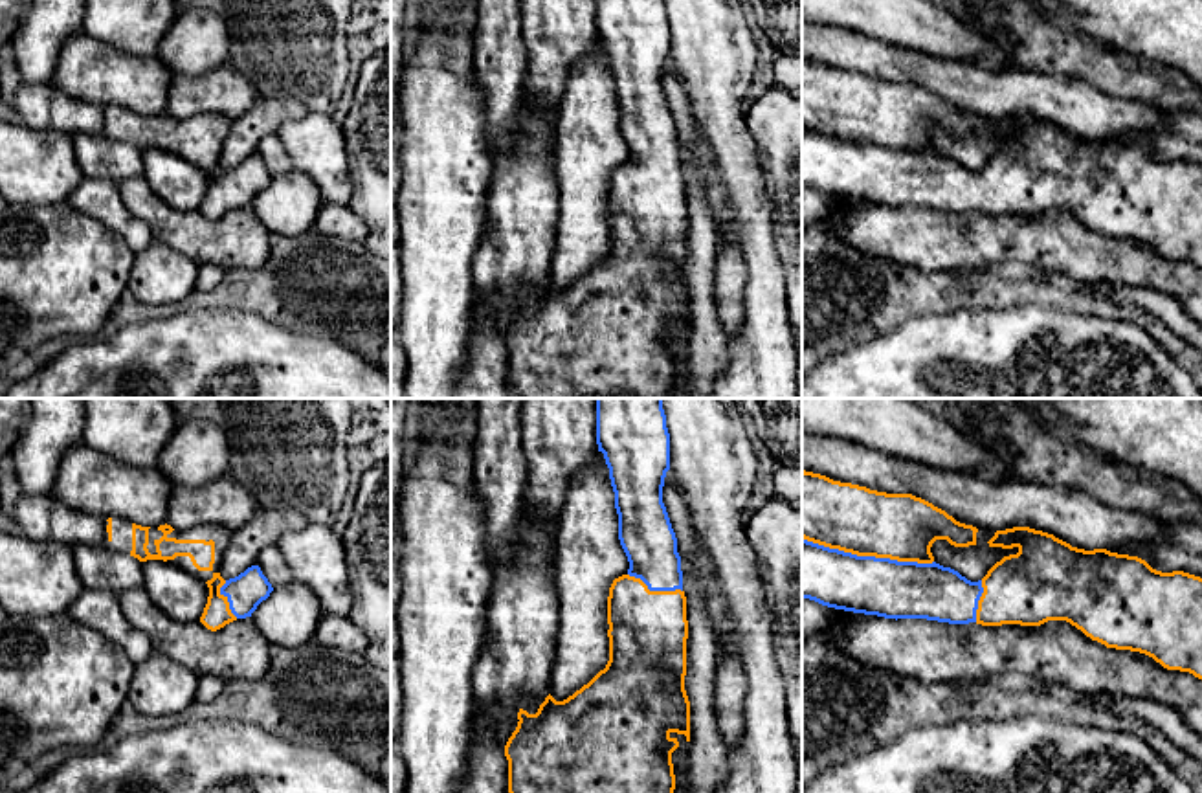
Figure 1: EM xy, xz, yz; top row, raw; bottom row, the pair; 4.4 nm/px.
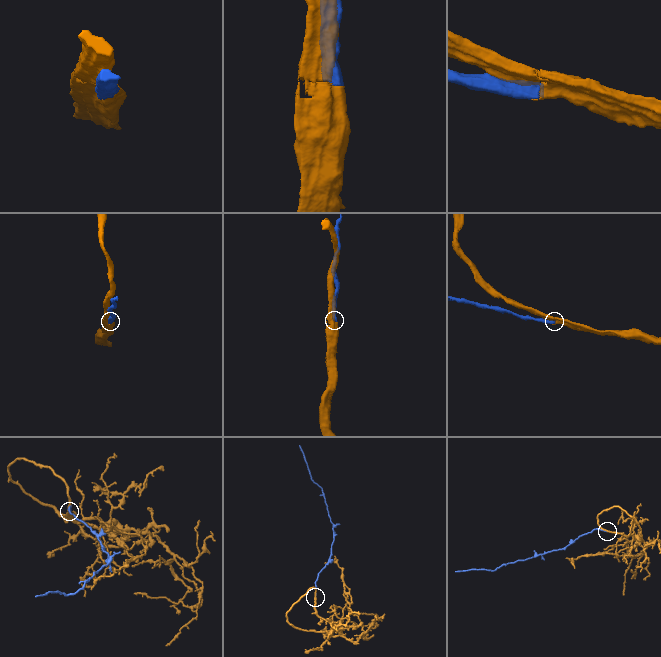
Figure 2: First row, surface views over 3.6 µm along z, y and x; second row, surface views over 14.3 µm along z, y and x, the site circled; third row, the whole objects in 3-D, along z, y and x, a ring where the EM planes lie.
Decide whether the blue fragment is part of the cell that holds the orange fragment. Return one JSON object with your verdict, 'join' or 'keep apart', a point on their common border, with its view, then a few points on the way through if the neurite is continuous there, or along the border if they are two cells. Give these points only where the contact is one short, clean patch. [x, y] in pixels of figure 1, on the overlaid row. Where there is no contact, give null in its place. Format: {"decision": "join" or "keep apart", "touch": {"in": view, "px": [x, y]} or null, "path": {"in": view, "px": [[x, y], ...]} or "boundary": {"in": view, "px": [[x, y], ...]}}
{"decision": "join", "touch": {"in": "yz", "px": [868, 555]}}

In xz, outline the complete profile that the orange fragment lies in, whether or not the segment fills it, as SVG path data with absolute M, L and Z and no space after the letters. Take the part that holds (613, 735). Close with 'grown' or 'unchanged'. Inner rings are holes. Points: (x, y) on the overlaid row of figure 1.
M596 398L596 444L609 468L618 514L618 540L629 569L613 580L607 597L609 661L587 685L563 701L551 694L536 714L519 709L518 727L505 745L508 793L673 793L672 753L679 747L672 732L690 742L690 701L686 676L686 597L683 591L677 538L662 503L670 470L670 433L662 398Z; grown

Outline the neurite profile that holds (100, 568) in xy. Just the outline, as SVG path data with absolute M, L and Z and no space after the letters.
M73 545L77 575L88 589L106 589L121 595L143 587L143 562L105 545Z

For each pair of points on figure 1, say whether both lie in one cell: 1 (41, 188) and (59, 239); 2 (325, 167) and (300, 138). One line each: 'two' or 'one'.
1: two
2: one

